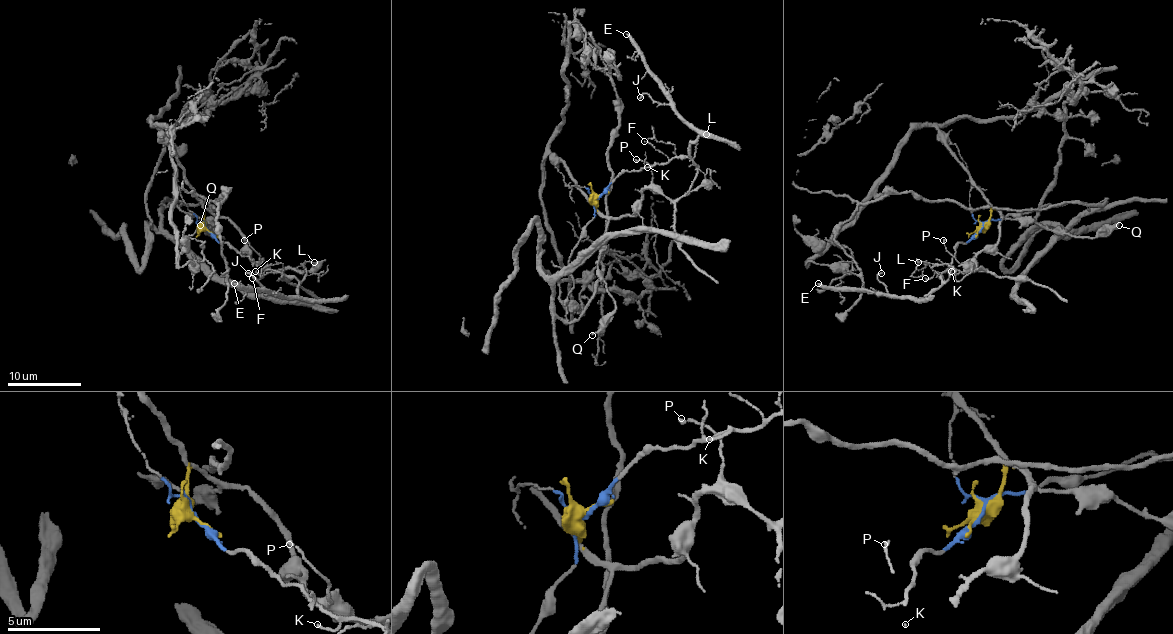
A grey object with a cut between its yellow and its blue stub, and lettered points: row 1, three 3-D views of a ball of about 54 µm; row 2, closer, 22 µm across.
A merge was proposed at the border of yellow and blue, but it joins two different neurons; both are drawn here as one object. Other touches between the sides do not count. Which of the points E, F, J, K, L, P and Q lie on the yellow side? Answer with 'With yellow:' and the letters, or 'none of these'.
With yellow: P, Q

